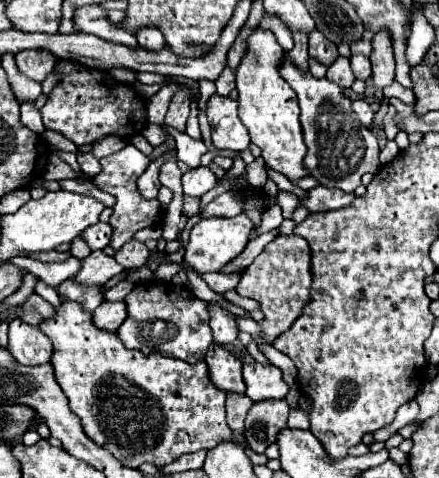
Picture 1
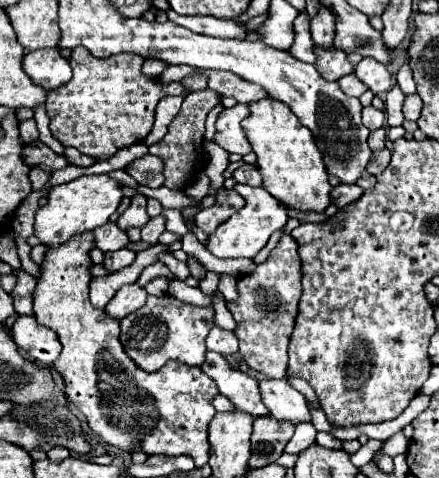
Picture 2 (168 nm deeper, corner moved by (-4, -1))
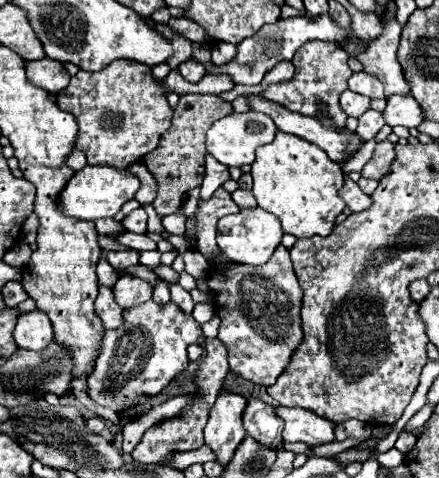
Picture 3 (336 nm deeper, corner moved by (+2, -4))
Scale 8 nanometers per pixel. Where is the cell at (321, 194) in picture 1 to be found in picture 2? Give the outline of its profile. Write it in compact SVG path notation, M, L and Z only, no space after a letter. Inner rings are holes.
M338 184L334 190L332 190L332 204L336 204L338 208L344 208L352 202L356 202L360 196L362 196L362 188L356 186L356 184Z

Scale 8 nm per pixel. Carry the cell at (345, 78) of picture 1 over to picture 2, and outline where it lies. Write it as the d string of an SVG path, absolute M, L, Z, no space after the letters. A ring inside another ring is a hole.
M352 72L350 76L342 76L342 80L338 80L338 84L340 84L340 88L344 90L344 94L348 94L348 96L362 96L364 94L364 90L366 90L366 86L356 78L356 74Z

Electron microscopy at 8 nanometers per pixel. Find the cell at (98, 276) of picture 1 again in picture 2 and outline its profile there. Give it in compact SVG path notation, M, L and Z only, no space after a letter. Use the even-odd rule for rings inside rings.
M122 248L122 250L116 250L116 252L106 252L104 256L104 268L108 272L118 272L126 266L130 266L136 258L136 252L134 250L128 250L128 248Z

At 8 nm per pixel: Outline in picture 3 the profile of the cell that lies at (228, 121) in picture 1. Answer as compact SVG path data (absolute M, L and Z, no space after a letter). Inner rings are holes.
M254 111L232 113L226 119L220 119L210 127L208 139L206 139L206 151L226 167L252 165L256 147L262 147L264 143L272 143L272 137L276 137L276 131L278 127L264 113L254 113Z

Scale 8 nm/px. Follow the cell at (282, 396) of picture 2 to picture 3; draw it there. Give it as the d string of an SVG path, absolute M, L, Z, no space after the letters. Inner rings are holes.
M278 407L276 415L280 415L286 423L284 427L284 441L302 441L308 445L324 445L336 441L334 437L334 423L314 415L308 409L300 407Z

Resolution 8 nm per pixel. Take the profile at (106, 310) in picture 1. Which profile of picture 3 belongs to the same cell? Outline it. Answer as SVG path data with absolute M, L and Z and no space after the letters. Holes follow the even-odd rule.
M122 275L114 287L116 303L124 309L146 303L148 299L152 299L152 291L154 291L154 287L148 281L130 277L130 275Z

